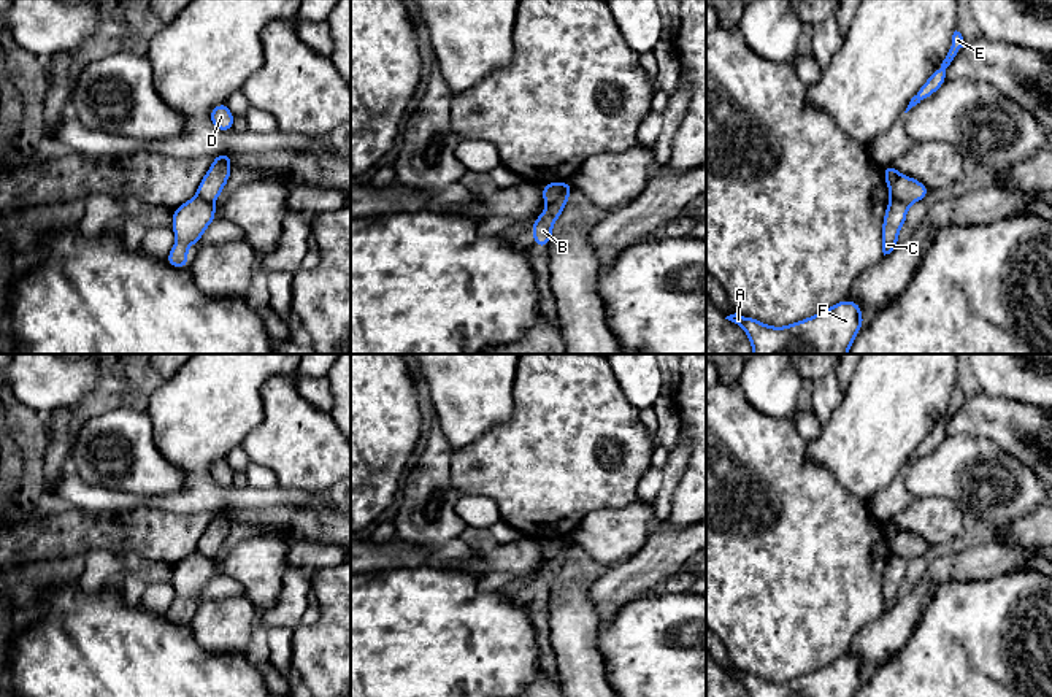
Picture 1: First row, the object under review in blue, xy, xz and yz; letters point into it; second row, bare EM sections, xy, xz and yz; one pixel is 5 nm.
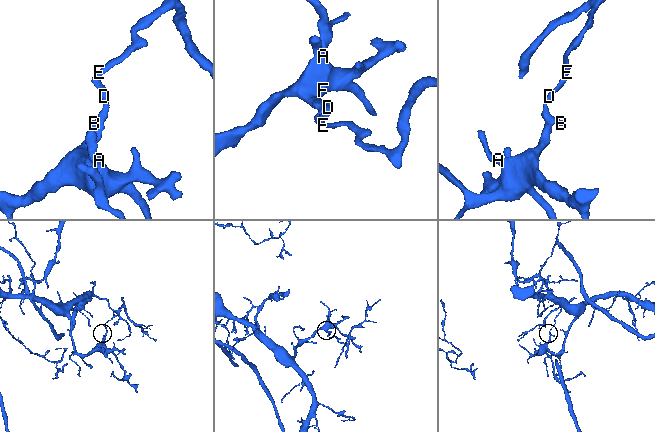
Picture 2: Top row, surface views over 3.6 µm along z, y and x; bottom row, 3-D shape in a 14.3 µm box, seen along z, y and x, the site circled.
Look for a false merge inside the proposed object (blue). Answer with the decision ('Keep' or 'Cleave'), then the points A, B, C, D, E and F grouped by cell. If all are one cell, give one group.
Cleave. Groups: A C F / B D E

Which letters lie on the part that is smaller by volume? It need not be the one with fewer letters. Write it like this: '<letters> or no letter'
B, D, E

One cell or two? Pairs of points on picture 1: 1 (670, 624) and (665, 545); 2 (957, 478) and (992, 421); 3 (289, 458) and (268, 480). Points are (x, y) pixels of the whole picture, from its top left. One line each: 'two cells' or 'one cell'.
1: two cells
2: two cells
3: two cells

